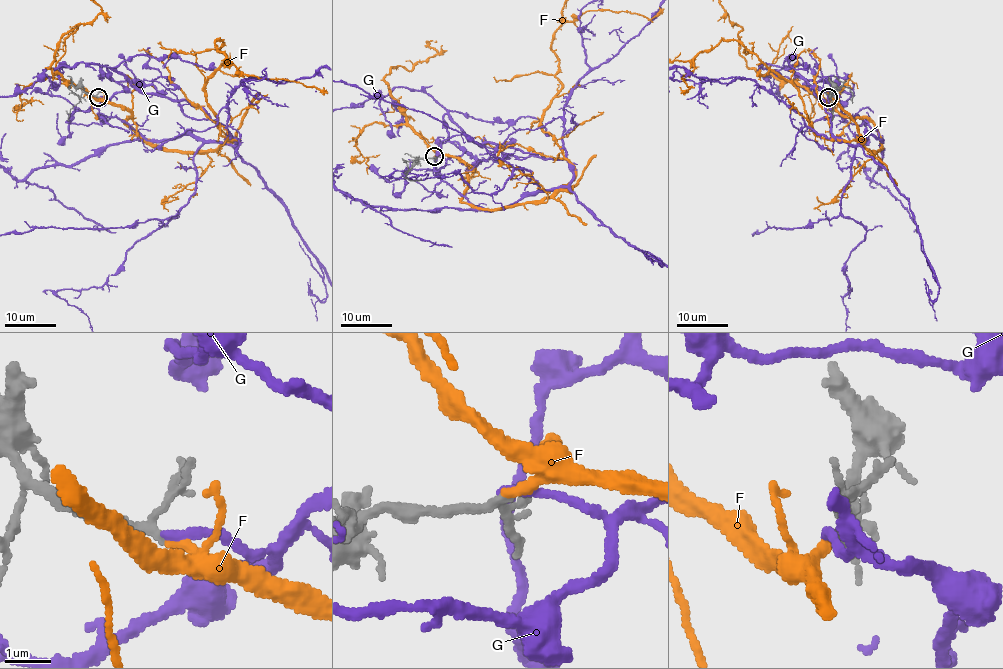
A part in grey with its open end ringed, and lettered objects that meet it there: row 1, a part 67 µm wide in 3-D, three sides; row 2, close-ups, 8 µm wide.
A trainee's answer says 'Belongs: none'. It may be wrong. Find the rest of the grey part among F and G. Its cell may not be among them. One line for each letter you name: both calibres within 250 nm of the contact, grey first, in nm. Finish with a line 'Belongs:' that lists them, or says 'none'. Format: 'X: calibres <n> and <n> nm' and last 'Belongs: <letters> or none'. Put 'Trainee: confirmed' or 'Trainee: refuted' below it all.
F: calibres 170 and 200 nm
Belongs: F
Trainee: refuted

